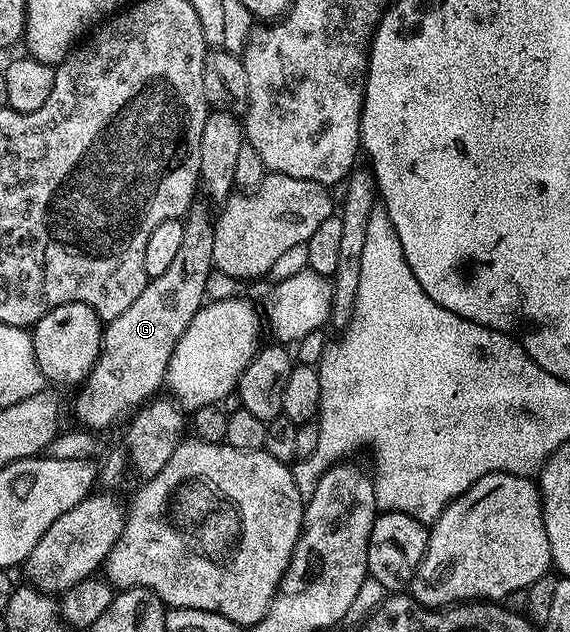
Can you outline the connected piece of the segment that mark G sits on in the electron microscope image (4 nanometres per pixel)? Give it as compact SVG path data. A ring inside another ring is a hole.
M202 203L192 205L187 210L186 218L183 221L183 230L185 235L172 265L161 275L150 278L145 291L141 291L141 295L137 295L137 299L133 299L133 303L129 303L128 309L121 311L121 315L117 315L117 319L106 322L99 357L95 360L95 365L91 368L91 374L87 376L87 380L82 382L81 390L83 389L83 391L77 401L77 413L84 421L80 422L88 430L100 431L99 429L109 428L122 413L129 412L131 408L134 410L156 394L154 392L159 385L161 387L164 384L169 359L173 355L181 335L185 335L189 323L205 304L207 284L215 263L213 259L213 243L215 242L213 213L210 213Z

